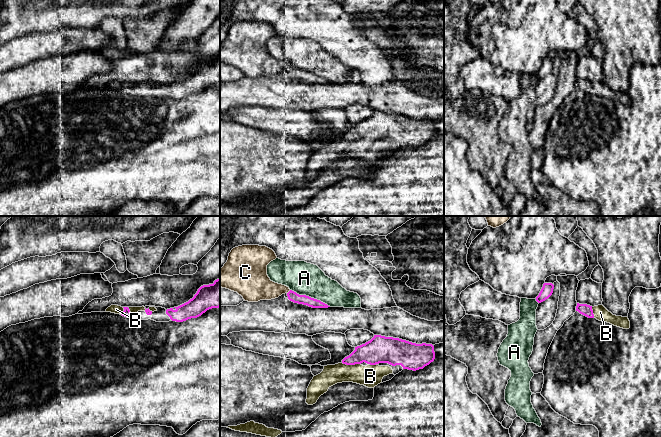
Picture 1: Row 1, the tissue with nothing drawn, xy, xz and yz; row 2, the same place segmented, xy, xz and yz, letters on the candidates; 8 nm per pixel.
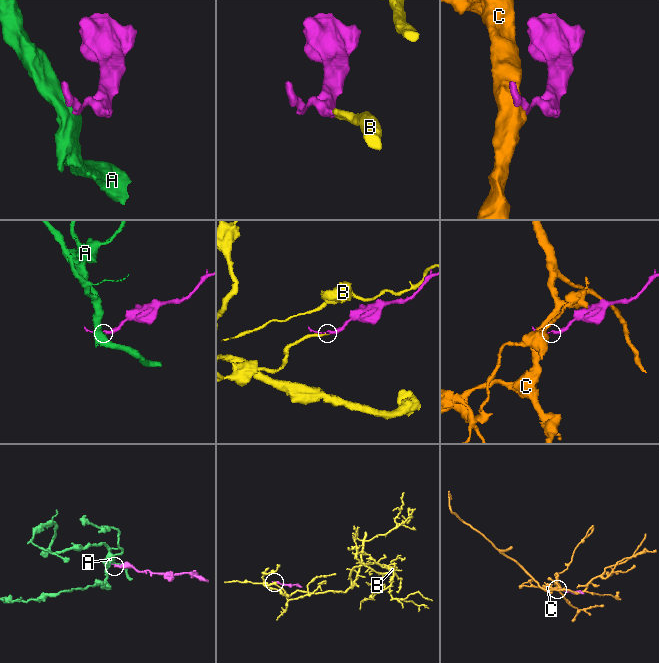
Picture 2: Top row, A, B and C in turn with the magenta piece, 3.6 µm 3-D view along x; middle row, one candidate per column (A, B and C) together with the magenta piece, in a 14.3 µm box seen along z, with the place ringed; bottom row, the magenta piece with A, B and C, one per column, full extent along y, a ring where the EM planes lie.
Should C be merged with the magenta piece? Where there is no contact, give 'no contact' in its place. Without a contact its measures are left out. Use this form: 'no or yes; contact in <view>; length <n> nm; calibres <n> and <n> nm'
no; contact in xz; length 40 nm; calibres 80 and 220 nm

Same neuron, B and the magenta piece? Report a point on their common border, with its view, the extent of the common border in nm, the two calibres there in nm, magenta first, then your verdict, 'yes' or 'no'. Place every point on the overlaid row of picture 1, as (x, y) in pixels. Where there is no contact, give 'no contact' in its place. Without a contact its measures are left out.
contact xz (351, 364); length 150 nm; calibres 200 and 180 nm; yes

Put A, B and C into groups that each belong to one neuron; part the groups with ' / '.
A / B / C

